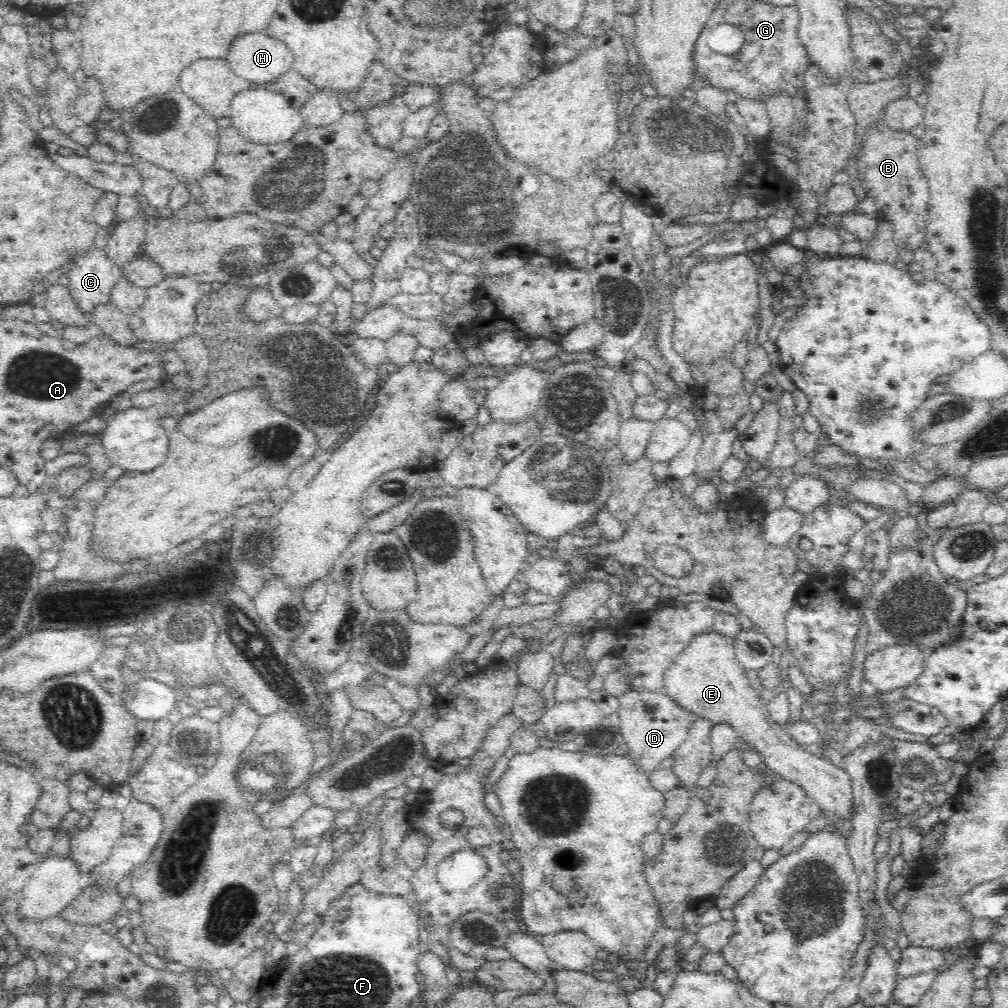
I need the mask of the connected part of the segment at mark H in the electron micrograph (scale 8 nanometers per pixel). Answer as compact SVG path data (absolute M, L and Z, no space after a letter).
M244 34L230 48L228 62L236 76L264 86L293 68L294 56L282 42L270 36Z

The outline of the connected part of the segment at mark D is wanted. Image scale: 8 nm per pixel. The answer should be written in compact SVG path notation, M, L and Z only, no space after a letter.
M626 688L619 696L619 730L630 747L630 759L645 773L661 768L662 761L685 741L690 725L698 718L679 708L663 692L636 691Z

